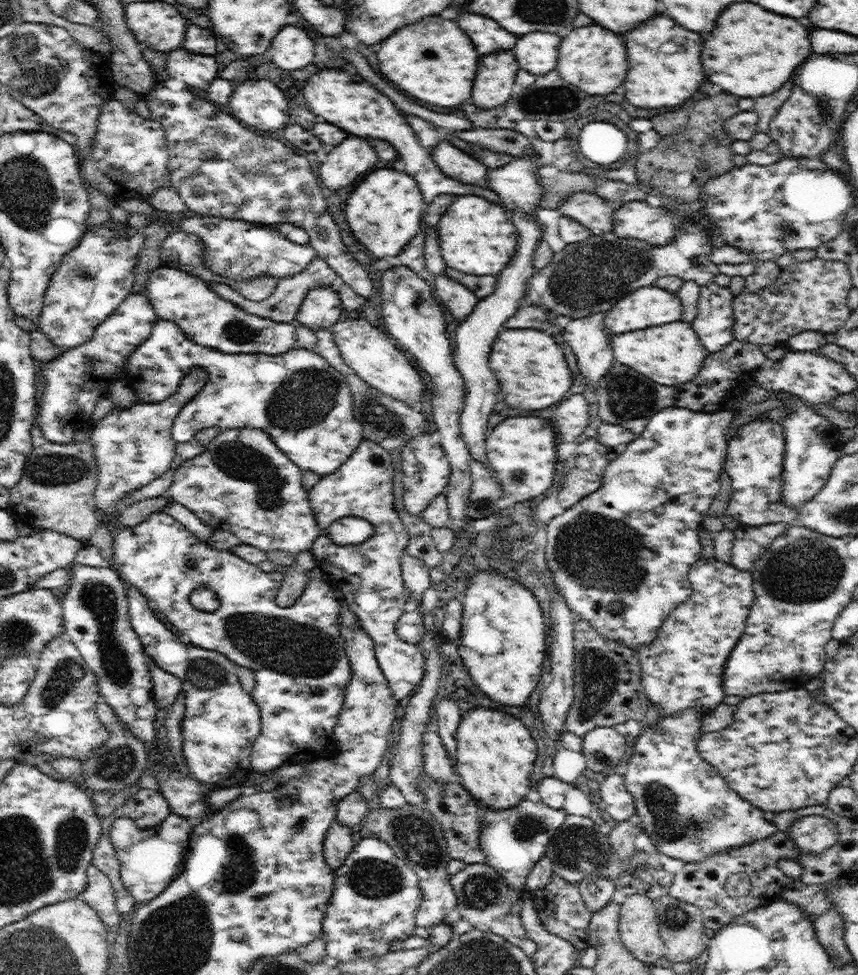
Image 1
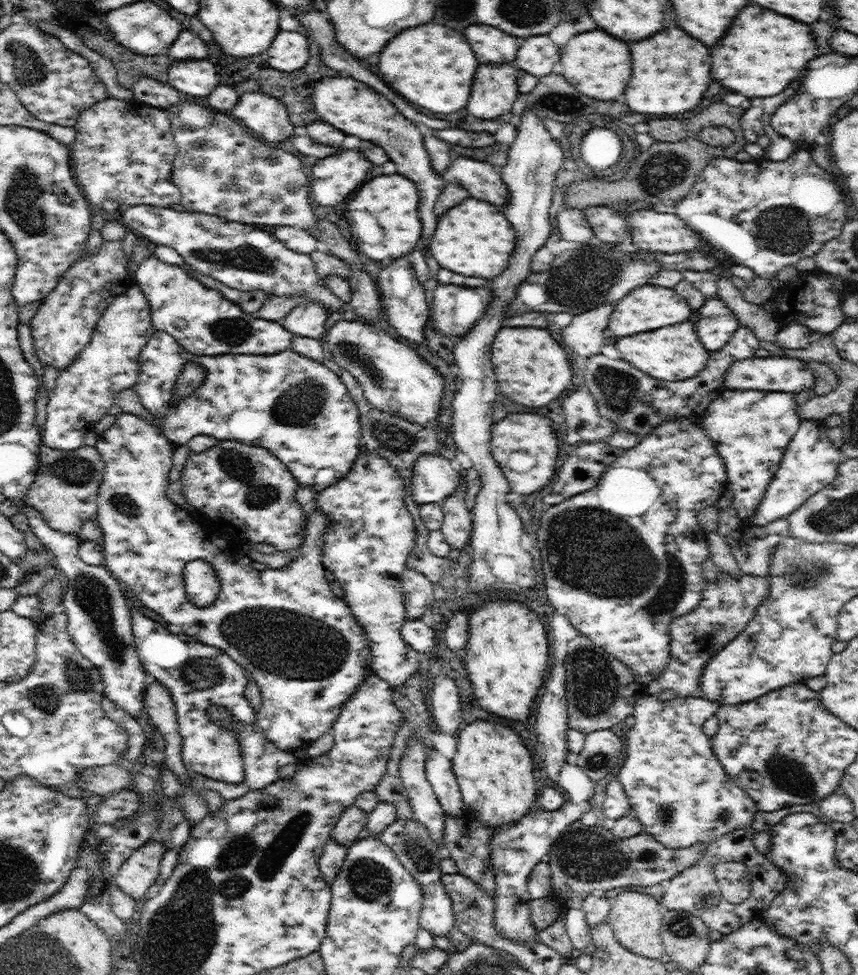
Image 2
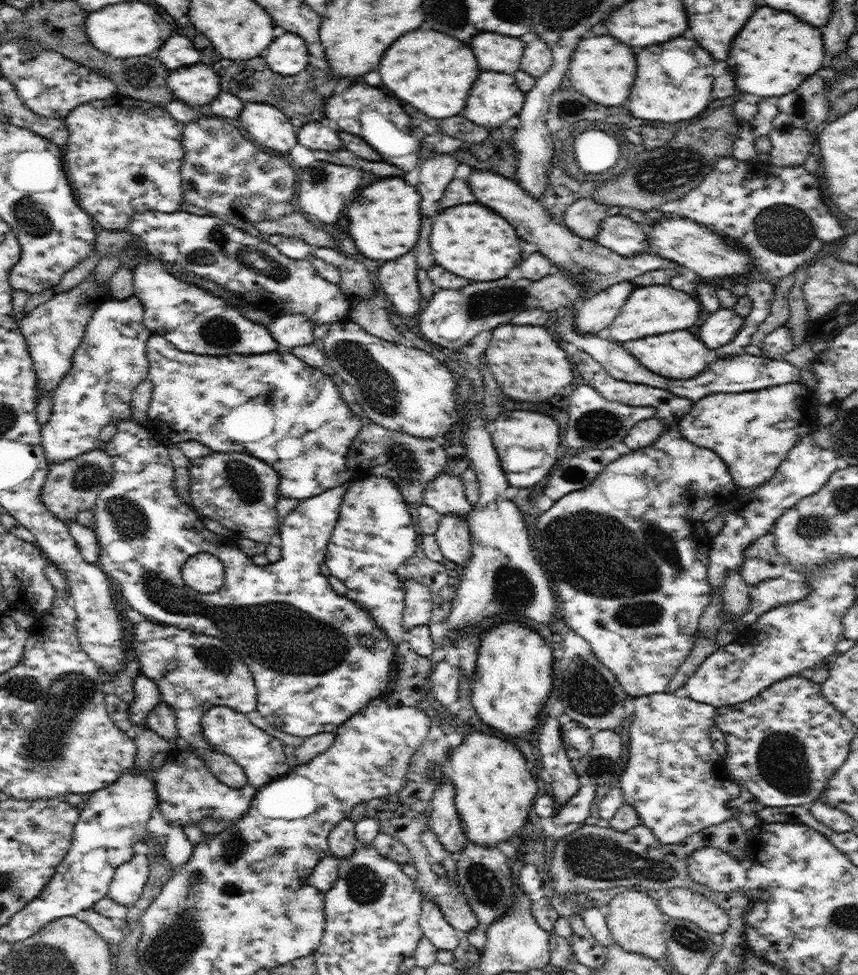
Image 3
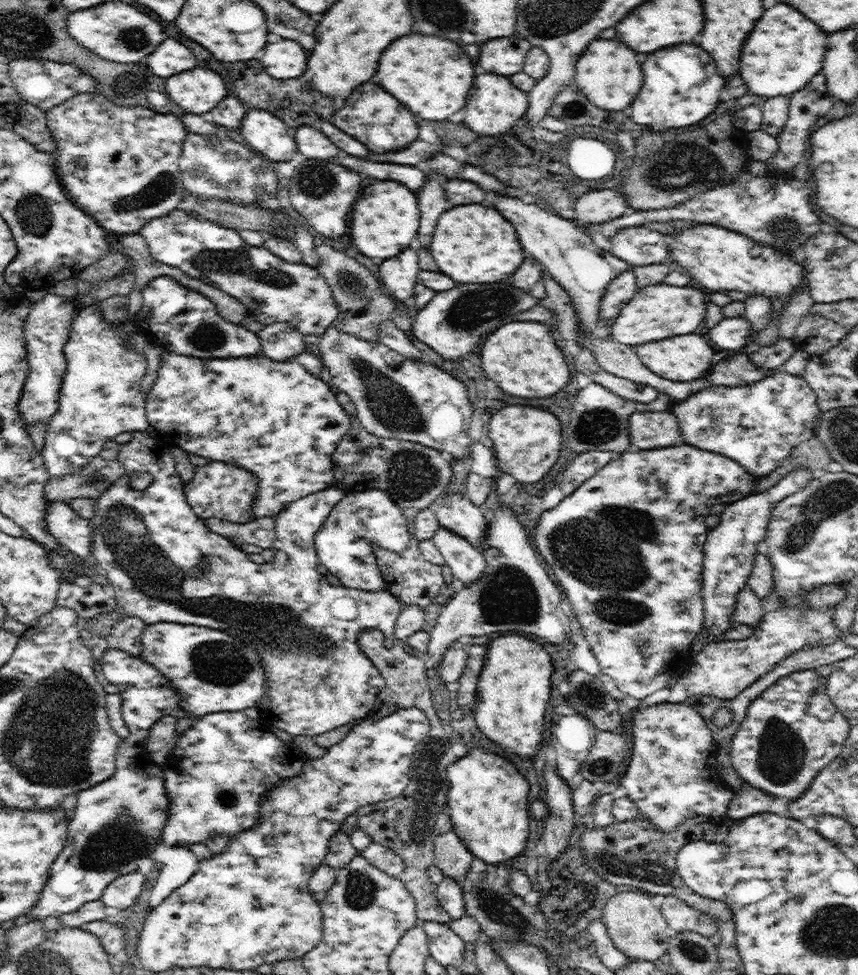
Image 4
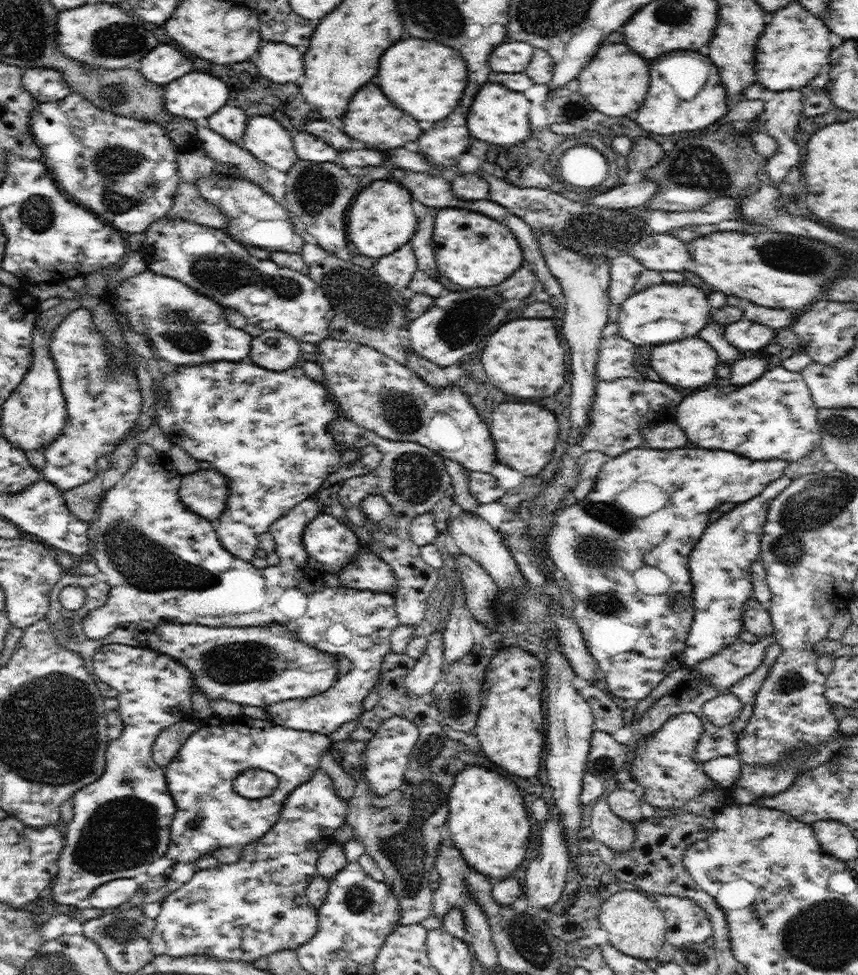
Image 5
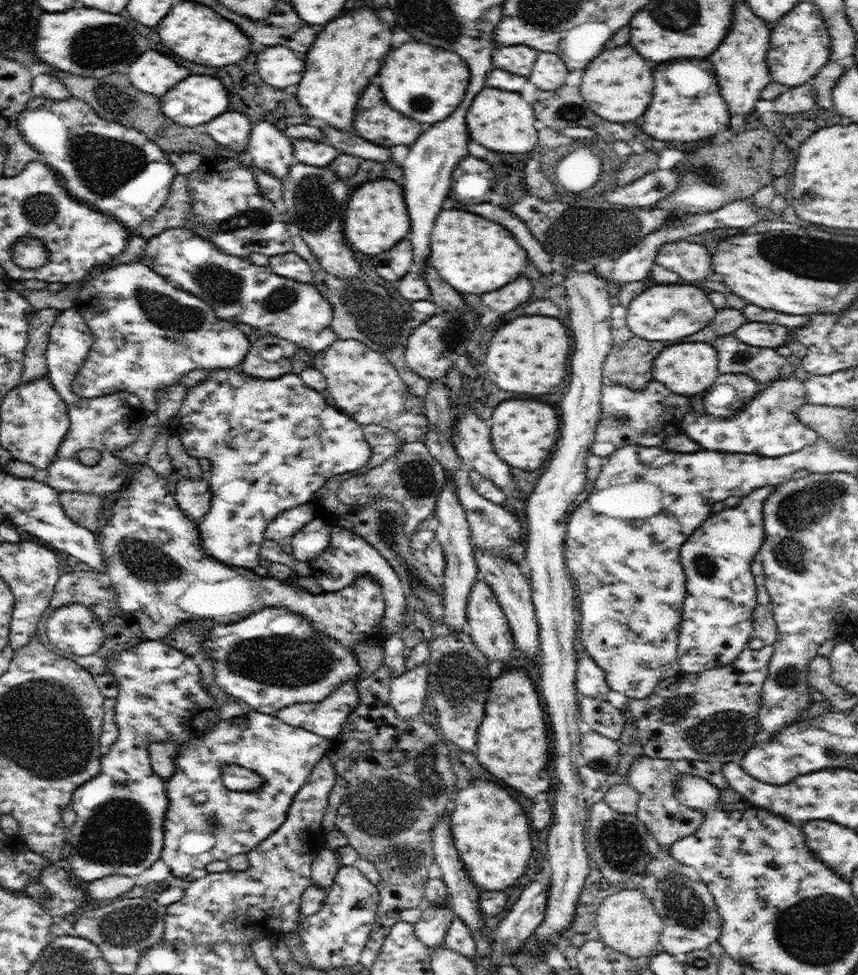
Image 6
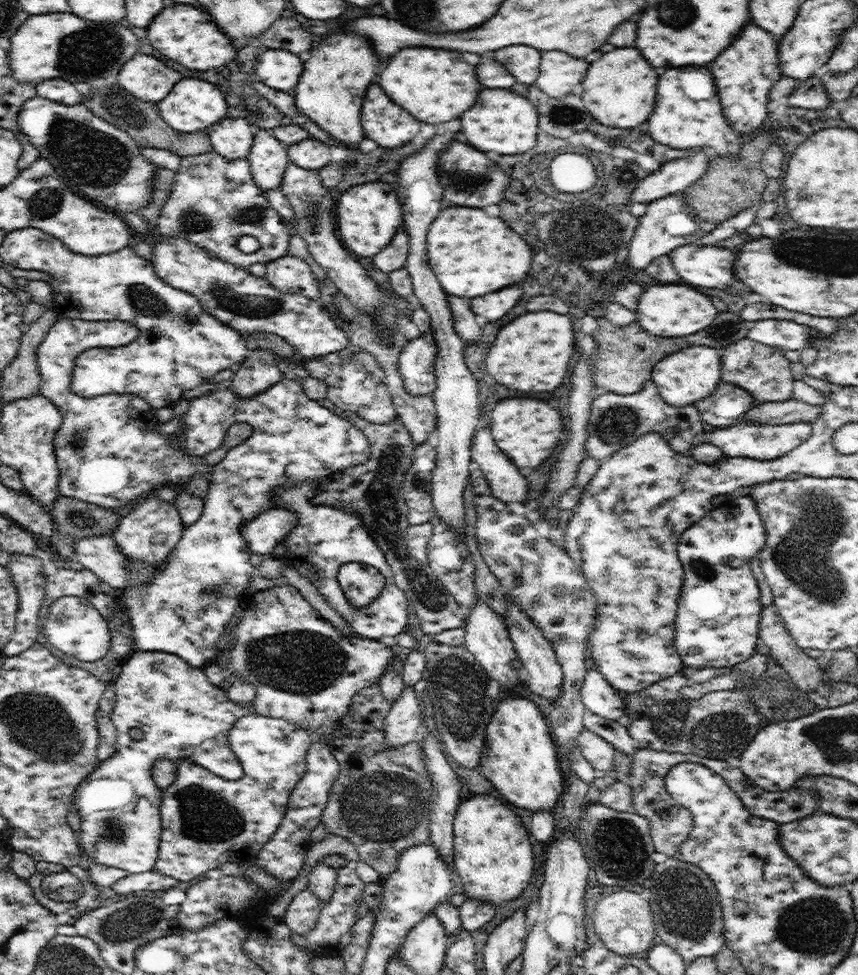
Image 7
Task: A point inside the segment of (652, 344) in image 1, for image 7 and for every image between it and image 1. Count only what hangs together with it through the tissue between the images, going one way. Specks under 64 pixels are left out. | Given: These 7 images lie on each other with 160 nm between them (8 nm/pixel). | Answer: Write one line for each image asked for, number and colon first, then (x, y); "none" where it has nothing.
2: (673, 353)
3: (679, 355)
4: (682, 359)
5: (689, 364)
6: (685, 369)
7: (690, 375)

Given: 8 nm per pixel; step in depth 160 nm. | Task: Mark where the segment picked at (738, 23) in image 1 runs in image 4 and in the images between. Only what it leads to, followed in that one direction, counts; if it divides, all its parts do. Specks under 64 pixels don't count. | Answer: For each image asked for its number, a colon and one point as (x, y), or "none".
2: (763, 52)
3: (774, 53)
4: (785, 51)

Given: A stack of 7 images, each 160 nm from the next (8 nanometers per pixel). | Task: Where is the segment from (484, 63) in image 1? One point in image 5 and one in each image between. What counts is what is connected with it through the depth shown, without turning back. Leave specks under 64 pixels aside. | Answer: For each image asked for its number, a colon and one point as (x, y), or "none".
2: (495, 89)
3: (495, 98)
4: (494, 105)
5: (499, 116)

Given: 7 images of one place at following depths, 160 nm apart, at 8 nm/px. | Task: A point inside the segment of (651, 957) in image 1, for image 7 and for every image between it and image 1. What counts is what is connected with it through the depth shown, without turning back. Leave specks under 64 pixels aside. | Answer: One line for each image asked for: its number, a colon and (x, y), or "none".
2: (635, 918)
3: (635, 921)
4: (637, 928)
5: (636, 926)
6: (627, 921)
7: (624, 922)

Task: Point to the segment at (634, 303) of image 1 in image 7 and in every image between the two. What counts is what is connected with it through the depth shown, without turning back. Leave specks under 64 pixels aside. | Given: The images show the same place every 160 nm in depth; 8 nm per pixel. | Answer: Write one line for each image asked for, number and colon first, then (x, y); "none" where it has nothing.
2: (649, 307)
3: (656, 309)
4: (662, 311)
5: (667, 312)
6: (671, 311)
7: (675, 310)

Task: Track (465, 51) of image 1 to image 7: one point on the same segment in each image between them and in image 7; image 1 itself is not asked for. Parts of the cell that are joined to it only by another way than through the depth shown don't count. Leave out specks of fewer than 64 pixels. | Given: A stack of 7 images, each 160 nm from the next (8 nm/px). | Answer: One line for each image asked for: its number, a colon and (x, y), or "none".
2: (432, 65)
3: (433, 71)
4: (431, 76)
5: (425, 79)
6: (425, 82)
7: (434, 85)

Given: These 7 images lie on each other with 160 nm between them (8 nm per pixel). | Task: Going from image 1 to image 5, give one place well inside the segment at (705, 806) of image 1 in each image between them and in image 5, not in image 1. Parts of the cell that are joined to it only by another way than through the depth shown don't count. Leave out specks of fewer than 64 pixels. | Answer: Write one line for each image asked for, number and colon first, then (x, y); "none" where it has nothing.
2: (681, 793)
3: (677, 783)
4: (673, 774)
5: (665, 766)

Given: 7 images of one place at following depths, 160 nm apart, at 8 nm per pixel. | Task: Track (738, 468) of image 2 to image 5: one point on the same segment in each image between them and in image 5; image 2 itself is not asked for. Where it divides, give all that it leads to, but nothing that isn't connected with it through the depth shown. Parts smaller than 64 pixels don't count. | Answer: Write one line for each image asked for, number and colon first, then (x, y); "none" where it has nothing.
3: (752, 432)
4: (757, 425)
5: (773, 418)

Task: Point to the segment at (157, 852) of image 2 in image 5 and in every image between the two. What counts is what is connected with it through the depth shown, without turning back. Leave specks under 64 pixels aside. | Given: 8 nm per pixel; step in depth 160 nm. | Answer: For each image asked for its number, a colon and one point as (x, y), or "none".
3: (127, 885)
4: (122, 892)
5: (112, 894)

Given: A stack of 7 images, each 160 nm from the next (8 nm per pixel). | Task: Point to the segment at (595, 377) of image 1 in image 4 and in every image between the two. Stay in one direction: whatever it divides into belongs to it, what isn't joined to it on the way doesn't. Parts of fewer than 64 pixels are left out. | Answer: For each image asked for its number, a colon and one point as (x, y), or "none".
2: (587, 333)
3: (598, 312)
4: (623, 287)

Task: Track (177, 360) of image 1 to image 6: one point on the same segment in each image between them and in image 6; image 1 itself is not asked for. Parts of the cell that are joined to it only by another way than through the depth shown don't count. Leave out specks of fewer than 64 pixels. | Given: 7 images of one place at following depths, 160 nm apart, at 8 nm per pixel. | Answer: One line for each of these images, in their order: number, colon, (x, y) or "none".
2: (299, 409)
3: (276, 407)
4: (276, 419)
5: (268, 433)
6: (273, 442)

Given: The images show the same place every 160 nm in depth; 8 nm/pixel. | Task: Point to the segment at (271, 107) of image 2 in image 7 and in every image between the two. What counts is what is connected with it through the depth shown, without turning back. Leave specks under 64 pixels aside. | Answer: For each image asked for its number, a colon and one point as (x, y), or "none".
3: (269, 126)
4: (264, 132)
5: (265, 139)
6: (272, 151)
7: (268, 157)

